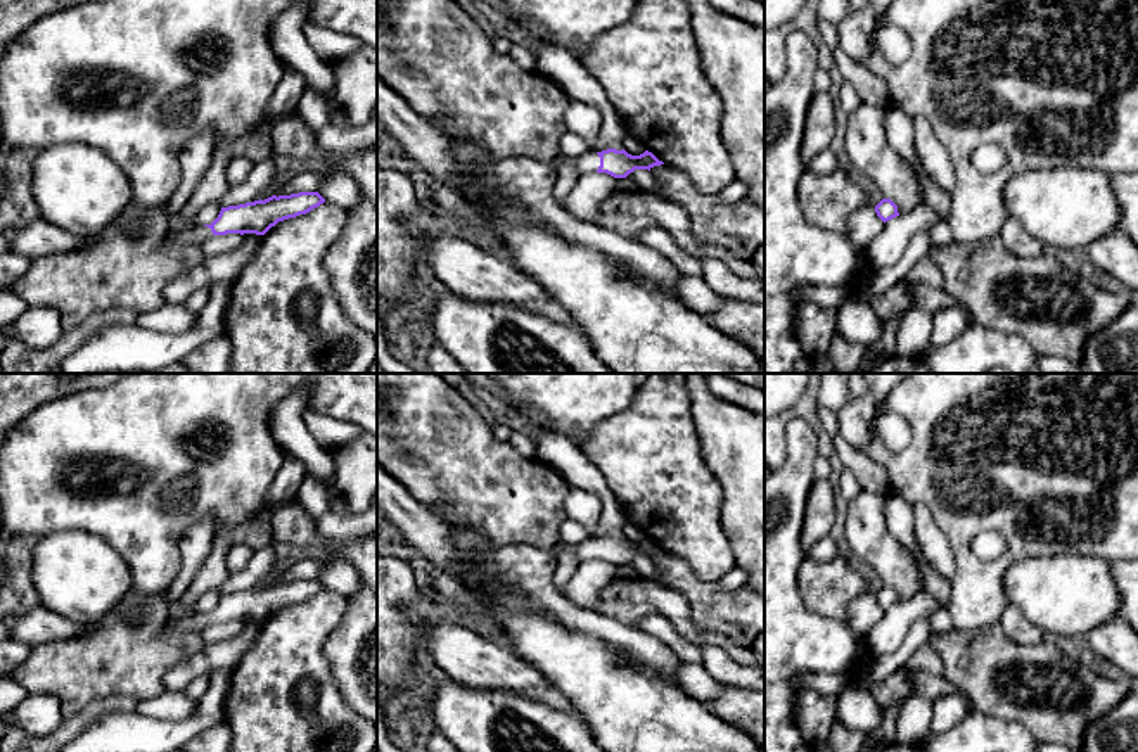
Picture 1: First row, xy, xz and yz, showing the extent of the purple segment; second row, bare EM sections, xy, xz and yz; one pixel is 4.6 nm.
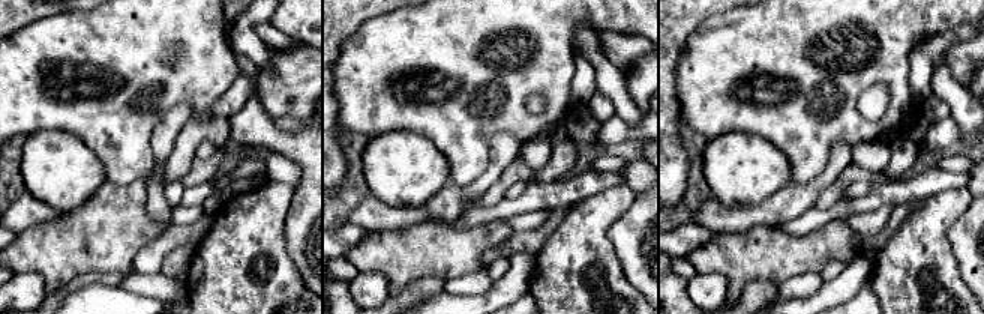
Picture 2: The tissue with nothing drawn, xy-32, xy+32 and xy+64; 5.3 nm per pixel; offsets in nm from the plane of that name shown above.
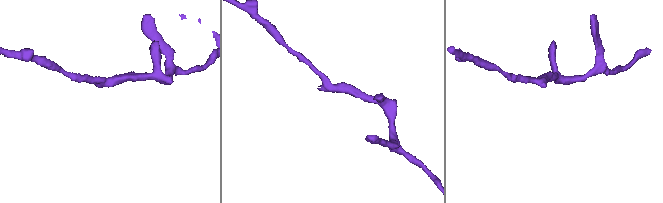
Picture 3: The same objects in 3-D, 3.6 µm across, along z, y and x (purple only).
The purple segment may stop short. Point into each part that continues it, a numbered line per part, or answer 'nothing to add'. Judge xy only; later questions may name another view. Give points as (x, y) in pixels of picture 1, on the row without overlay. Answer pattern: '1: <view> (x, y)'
1: xy (196, 623)

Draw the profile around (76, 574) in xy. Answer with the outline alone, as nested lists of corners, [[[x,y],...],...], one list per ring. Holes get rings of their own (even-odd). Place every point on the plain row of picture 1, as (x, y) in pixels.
[[[83,531],[40,536],[33,583],[47,609],[78,622],[99,622],[133,591],[131,572],[119,553]]]

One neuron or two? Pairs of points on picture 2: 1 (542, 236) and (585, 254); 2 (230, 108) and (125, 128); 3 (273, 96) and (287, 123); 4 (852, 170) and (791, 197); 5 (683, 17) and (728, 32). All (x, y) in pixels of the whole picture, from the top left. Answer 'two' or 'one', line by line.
1: two
2: two
3: two
4: two
5: two

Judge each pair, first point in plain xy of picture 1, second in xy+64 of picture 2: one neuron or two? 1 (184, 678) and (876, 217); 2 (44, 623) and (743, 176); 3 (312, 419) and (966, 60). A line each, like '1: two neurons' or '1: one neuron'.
1: two neurons
2: two neurons
3: one neuron

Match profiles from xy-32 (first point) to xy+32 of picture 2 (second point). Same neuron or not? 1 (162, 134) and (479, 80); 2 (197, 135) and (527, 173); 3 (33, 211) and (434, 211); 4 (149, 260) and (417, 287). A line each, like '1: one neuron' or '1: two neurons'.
1: two neurons
2: one neuron
3: one neuron
4: one neuron

